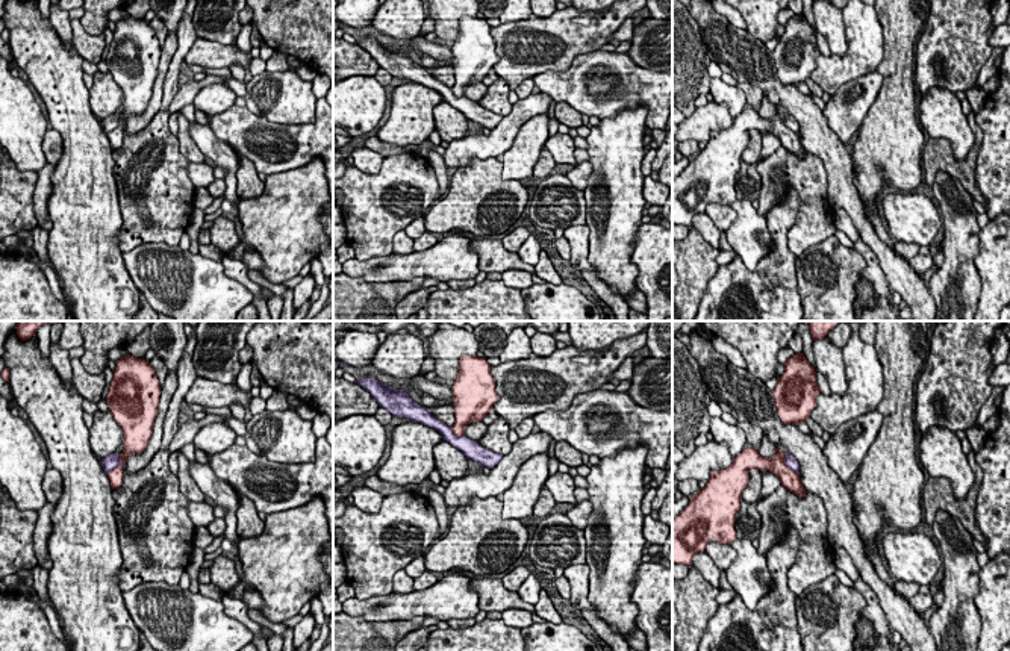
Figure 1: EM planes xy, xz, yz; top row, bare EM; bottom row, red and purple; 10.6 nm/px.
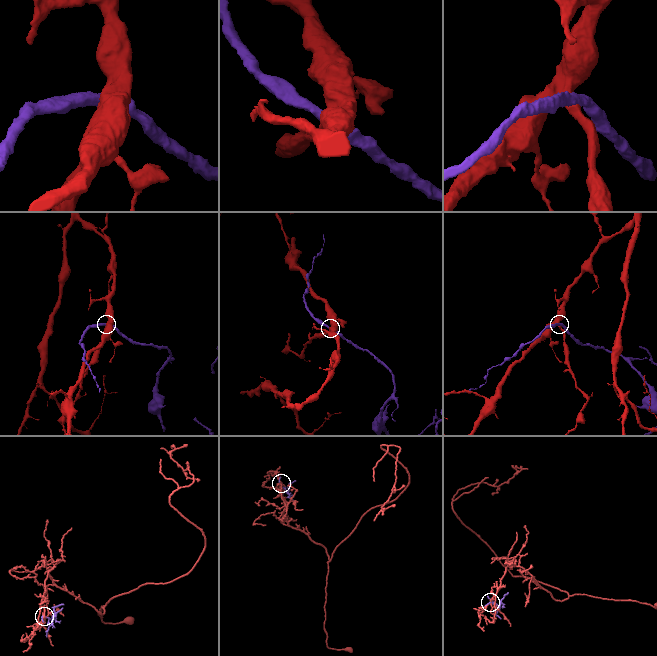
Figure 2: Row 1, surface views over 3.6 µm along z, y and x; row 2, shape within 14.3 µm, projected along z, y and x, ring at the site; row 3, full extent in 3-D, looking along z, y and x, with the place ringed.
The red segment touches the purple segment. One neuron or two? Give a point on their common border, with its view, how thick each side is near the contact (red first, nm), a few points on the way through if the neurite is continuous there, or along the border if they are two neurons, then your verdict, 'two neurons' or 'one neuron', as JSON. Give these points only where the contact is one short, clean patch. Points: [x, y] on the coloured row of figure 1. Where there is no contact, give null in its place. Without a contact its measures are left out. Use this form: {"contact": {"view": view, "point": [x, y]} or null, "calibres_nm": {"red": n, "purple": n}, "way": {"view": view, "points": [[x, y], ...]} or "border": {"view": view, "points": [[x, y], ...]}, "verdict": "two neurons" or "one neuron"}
{"contact": {"view": "xy", "point": [118, 465]}, "calibres_nm": {"red": 160, "purple": 160}, "border": {"view": "xy", "points": [[120, 454], [120, 462], [106, 473]]}, "verdict": "two neurons"}

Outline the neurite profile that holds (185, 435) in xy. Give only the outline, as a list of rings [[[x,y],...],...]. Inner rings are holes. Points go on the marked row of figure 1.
[[[206,415],[203,419],[191,421],[183,425],[179,425],[179,430],[170,442],[170,453],[179,451],[183,445],[192,444],[195,435],[207,424],[212,422],[227,422],[226,418],[218,415]]]

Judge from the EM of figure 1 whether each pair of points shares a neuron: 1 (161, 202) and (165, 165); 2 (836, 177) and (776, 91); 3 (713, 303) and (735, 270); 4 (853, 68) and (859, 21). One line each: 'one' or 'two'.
1: one
2: one
3: one
4: one

